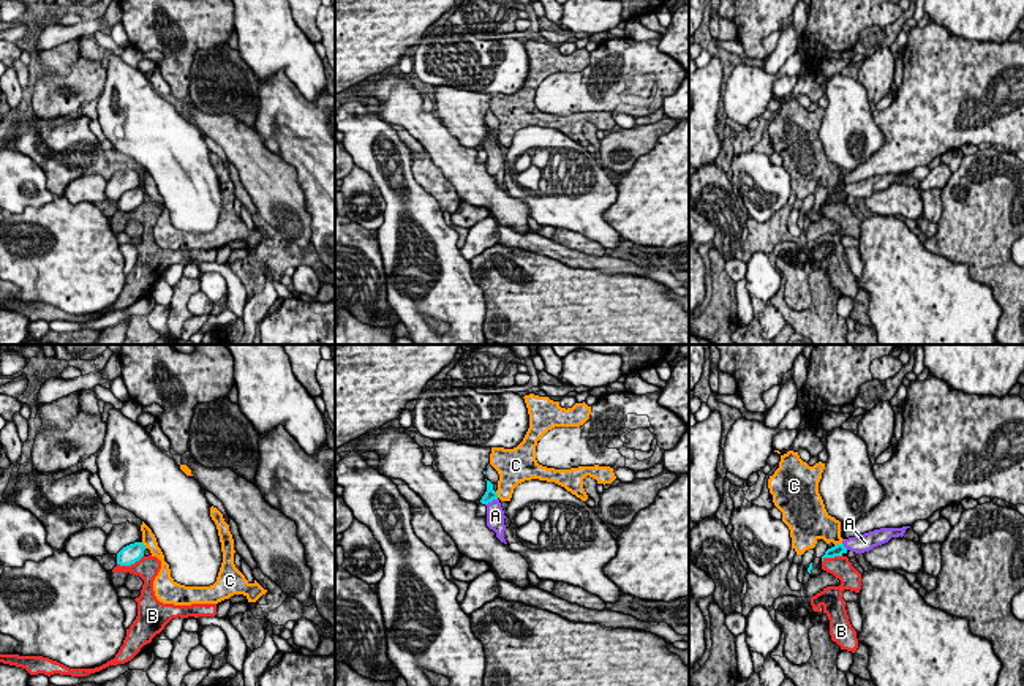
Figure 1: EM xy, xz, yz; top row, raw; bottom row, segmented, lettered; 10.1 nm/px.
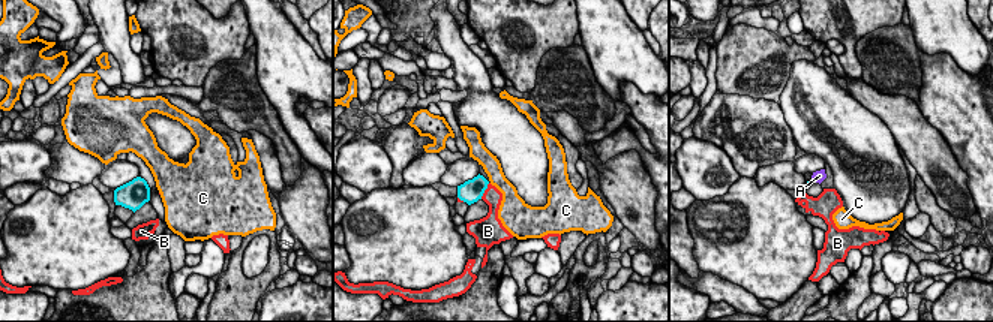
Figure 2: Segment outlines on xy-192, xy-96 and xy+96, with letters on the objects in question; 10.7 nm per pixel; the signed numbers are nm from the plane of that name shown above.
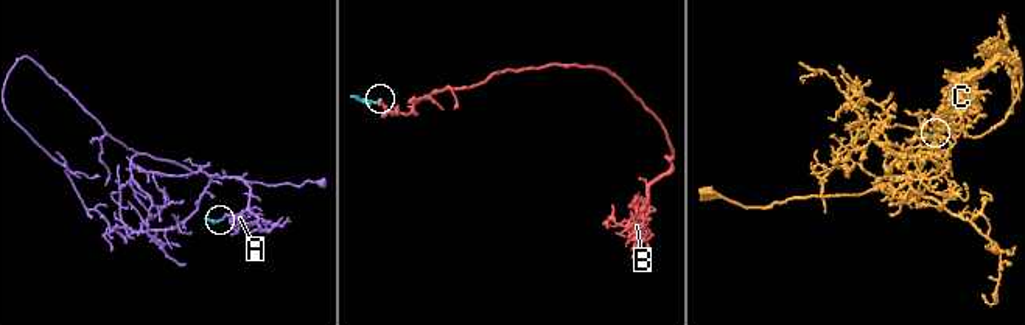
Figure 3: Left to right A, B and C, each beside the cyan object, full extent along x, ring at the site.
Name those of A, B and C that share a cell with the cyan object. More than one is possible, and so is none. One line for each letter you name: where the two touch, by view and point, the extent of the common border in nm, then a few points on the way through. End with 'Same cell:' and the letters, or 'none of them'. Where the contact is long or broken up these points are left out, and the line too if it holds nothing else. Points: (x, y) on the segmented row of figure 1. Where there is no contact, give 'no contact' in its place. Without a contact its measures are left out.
A: meets cyan in xz at (490, 501); contact 140 nm long; runs through xz (490, 493), (490, 501), (495, 516)
Same cell: A

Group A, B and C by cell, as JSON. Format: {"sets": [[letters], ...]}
{"sets": [["A"], ["B"], ["C"]]}

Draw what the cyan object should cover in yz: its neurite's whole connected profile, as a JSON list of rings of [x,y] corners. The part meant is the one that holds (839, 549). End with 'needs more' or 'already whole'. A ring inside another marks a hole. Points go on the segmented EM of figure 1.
[[[910,526],[902,528],[880,528],[869,533],[864,533],[861,536],[844,539],[841,544],[828,548],[825,555],[822,556],[822,561],[825,558],[834,558],[842,556],[844,553],[855,552],[855,553],[864,553],[872,550],[877,545],[882,545],[888,542],[891,537],[902,537],[905,530]]]; needs more

